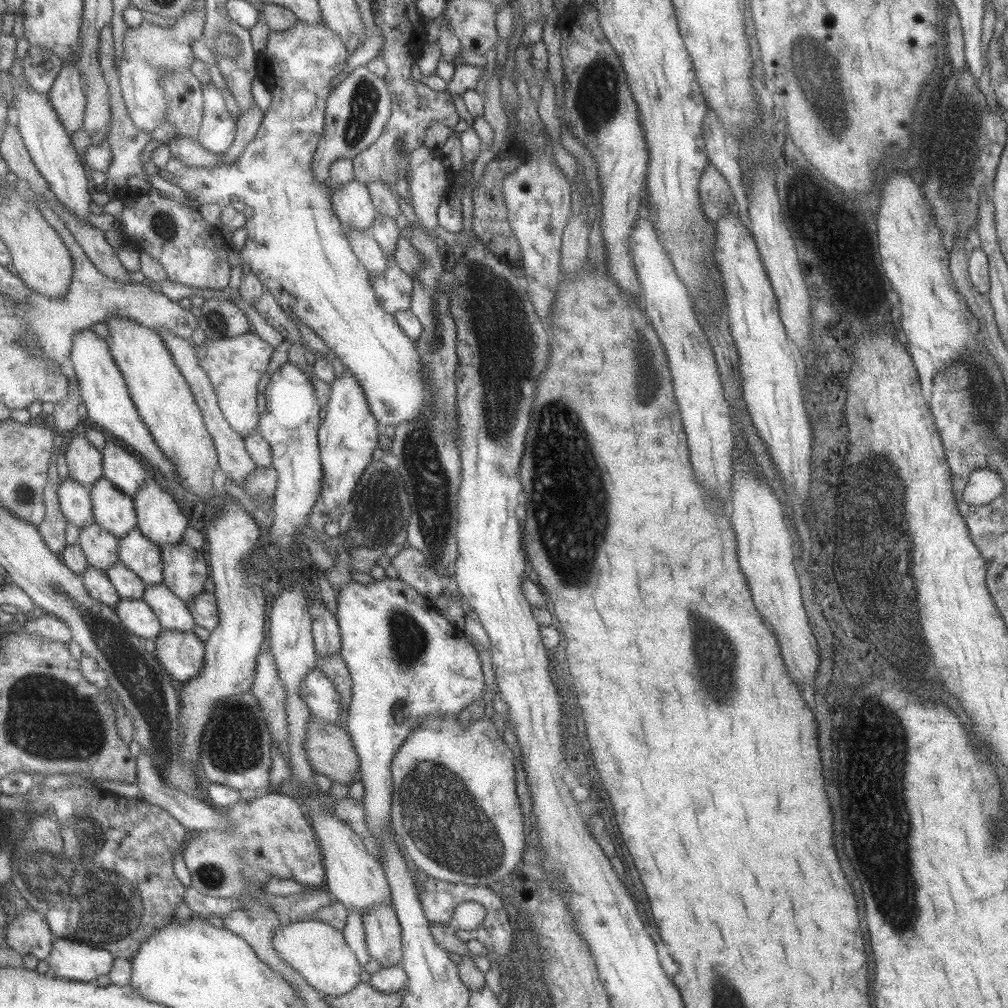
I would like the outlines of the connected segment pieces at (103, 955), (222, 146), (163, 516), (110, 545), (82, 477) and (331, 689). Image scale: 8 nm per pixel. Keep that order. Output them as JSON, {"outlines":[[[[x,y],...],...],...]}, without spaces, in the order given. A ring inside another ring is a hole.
{"outlines":[[[[57,937],[48,961],[53,975],[72,981],[92,983],[103,974],[111,974],[116,956],[109,950]]],[[[212,81],[204,83],[204,97],[205,97],[205,112],[200,130],[200,137],[198,142],[211,153],[224,153],[234,142],[237,142],[238,121],[233,120],[231,110],[227,108],[227,100],[225,94],[217,88],[217,84]]],[[[153,476],[134,496],[134,503],[138,511],[138,528],[147,538],[161,546],[176,545],[183,540],[189,518],[183,514],[175,496],[165,492]]],[[[97,522],[81,529],[78,542],[90,564],[97,568],[106,571],[120,561],[120,537]]],[[[82,428],[73,432],[65,457],[69,476],[87,488],[93,488],[104,477],[103,453],[89,442]]],[[[319,668],[312,670],[302,682],[301,698],[309,705],[313,715],[341,726],[343,700],[334,682]]]]}

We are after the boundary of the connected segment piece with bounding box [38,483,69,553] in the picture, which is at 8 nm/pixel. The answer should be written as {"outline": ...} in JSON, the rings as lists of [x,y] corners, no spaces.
{"outline":[[[50,483],[46,486],[47,515],[38,529],[50,549],[62,553],[69,545],[66,533],[68,522],[62,512],[58,488]]]}

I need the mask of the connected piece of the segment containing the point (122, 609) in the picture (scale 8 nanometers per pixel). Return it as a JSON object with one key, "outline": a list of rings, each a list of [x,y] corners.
{"outline":[[[144,598],[122,599],[116,610],[127,628],[141,638],[156,642],[158,634],[165,629],[158,614],[155,614],[154,609]]]}

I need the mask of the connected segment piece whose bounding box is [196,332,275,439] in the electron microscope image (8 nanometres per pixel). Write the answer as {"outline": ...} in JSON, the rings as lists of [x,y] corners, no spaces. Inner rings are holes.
{"outline":[[[243,333],[233,337],[210,340],[206,338],[198,350],[199,362],[207,370],[211,382],[215,385],[220,407],[223,409],[226,419],[233,430],[236,430],[243,438],[250,436],[258,430],[262,421],[262,413],[259,412],[259,382],[269,370],[269,362],[273,358],[275,346],[261,340],[254,333]]]}

